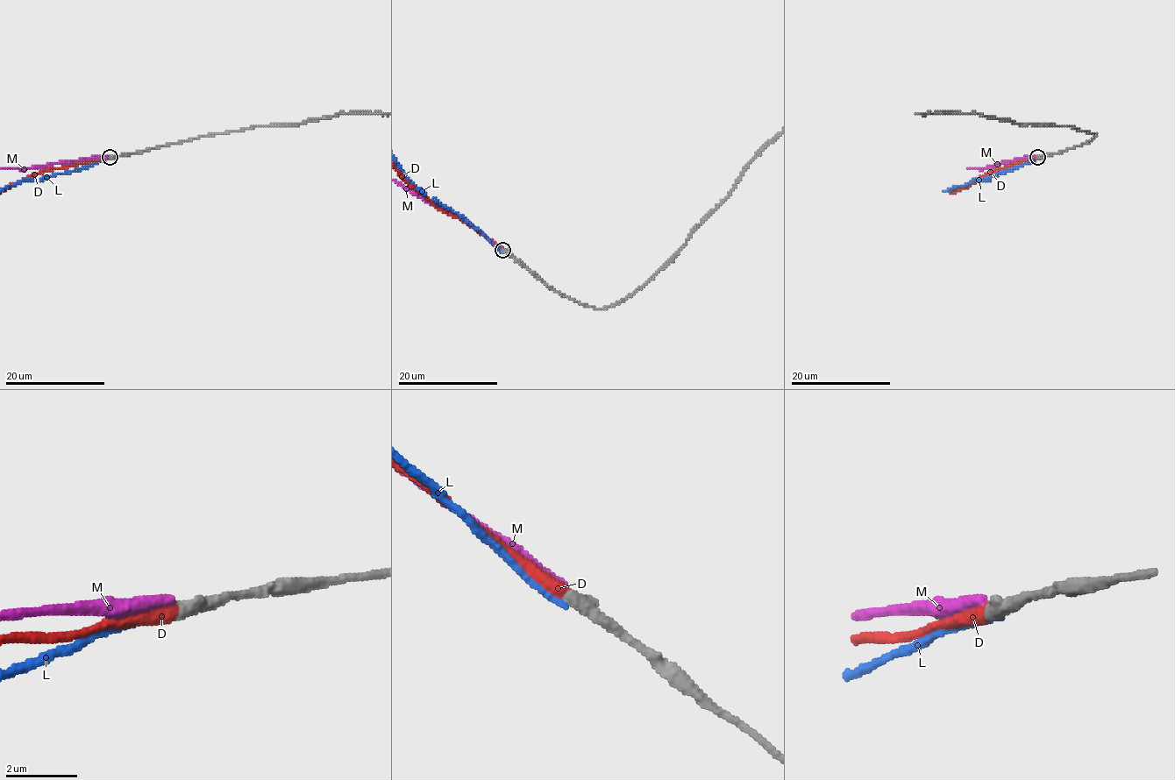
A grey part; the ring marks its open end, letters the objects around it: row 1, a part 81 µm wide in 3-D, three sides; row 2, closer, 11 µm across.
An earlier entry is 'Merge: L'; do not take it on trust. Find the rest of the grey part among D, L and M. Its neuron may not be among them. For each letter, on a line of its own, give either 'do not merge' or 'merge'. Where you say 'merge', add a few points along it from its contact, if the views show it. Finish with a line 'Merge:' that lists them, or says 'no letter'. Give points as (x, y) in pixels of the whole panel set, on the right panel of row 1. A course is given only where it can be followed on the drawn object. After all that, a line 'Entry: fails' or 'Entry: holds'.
D: merge
L: do not merge
M: do not merge
Merge: D
Entry: fails

